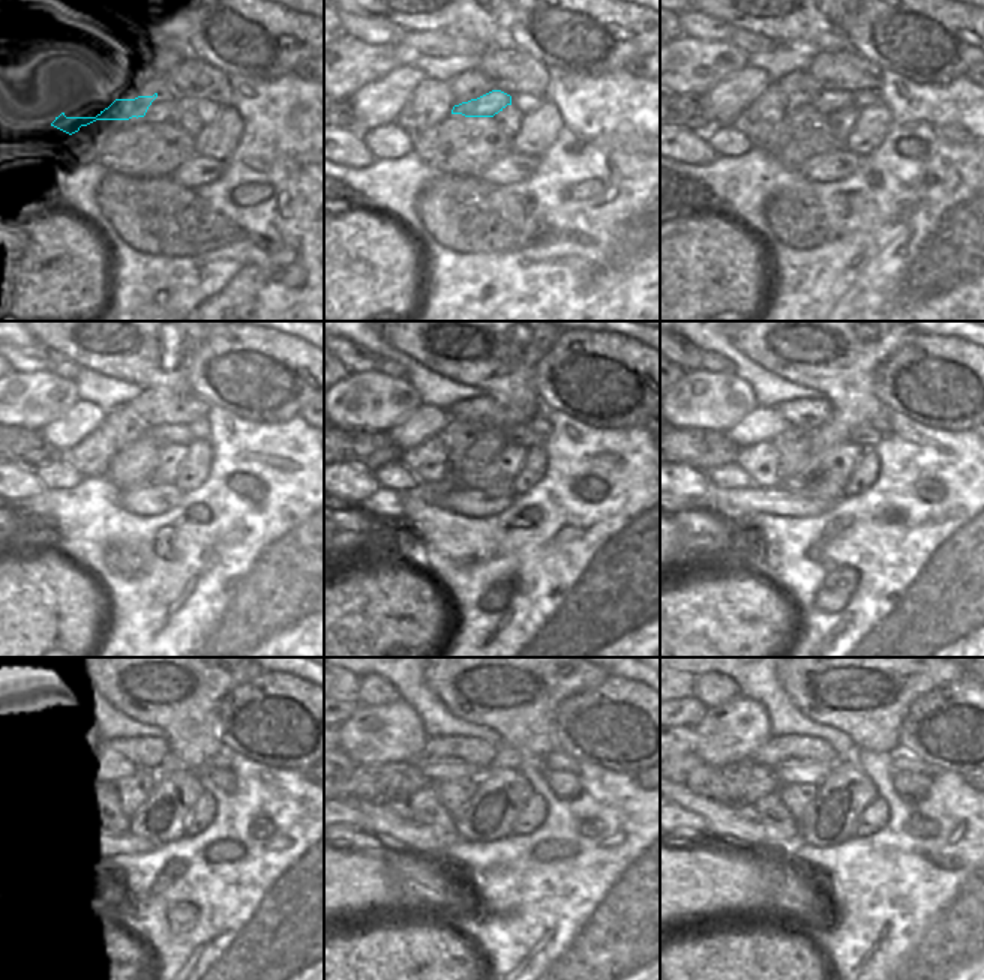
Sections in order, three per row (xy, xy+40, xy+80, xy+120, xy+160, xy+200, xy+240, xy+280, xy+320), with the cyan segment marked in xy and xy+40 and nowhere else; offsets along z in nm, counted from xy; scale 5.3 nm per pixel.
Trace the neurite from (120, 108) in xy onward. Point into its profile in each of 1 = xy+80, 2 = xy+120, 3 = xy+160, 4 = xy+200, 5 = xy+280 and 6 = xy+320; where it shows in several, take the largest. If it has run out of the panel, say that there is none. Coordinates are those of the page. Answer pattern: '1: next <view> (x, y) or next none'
1: next xy+80 (828, 101)
2: next xy+120 (162, 435)
3: next xy+160 (522, 435)
4: next xy+200 (863, 434)
5: next xy+280 (566, 785)
6: next xy+320 (911, 787)

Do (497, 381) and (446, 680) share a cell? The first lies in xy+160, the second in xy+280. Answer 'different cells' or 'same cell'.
same cell

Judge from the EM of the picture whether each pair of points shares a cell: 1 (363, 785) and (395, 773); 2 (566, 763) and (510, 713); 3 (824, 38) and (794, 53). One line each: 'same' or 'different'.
1: same
2: different
3: different

